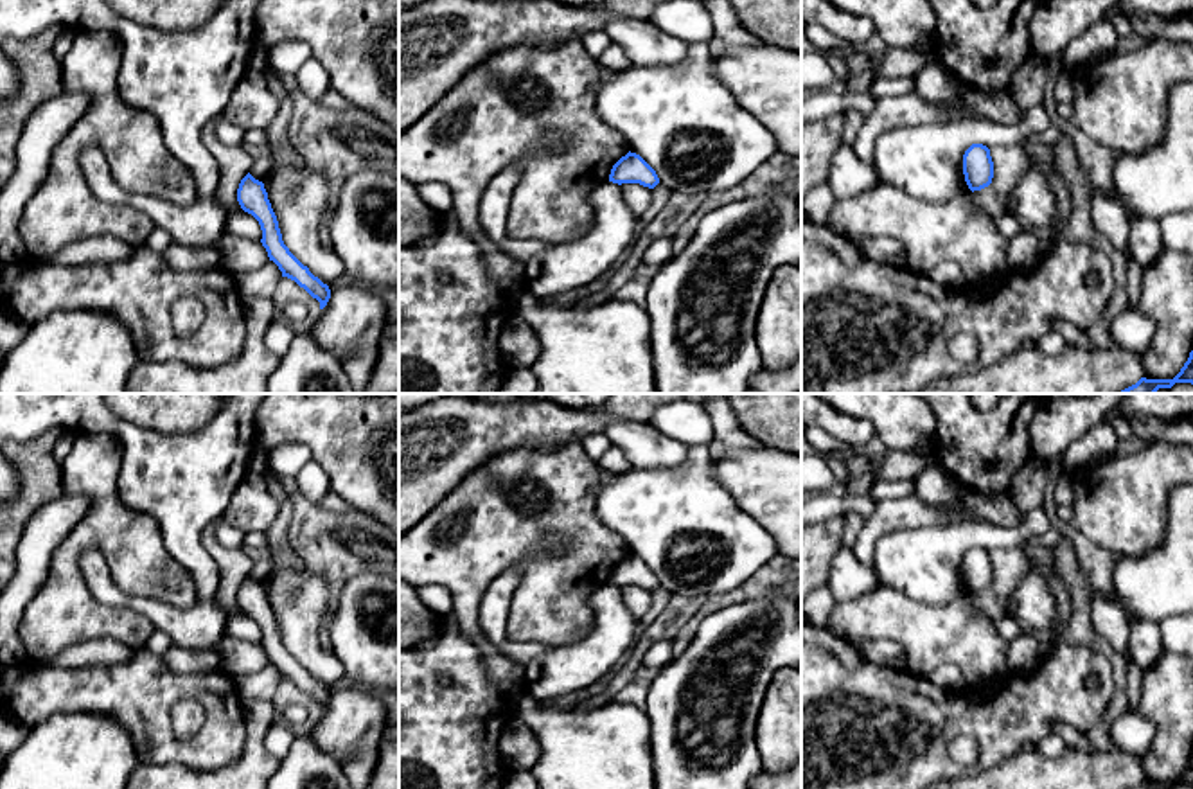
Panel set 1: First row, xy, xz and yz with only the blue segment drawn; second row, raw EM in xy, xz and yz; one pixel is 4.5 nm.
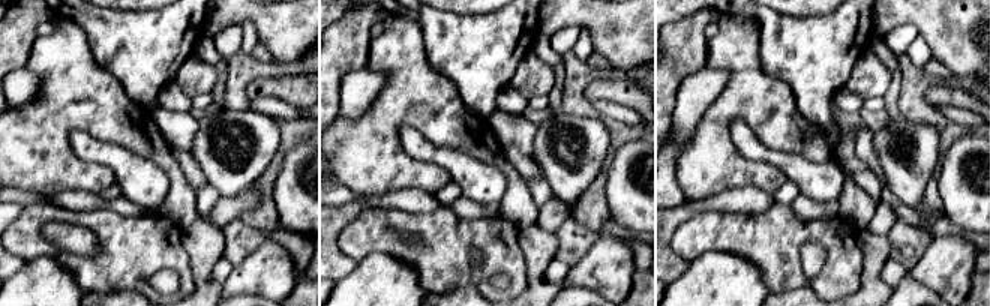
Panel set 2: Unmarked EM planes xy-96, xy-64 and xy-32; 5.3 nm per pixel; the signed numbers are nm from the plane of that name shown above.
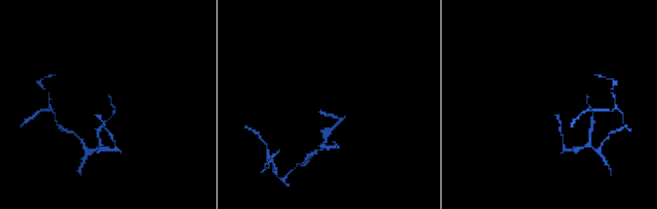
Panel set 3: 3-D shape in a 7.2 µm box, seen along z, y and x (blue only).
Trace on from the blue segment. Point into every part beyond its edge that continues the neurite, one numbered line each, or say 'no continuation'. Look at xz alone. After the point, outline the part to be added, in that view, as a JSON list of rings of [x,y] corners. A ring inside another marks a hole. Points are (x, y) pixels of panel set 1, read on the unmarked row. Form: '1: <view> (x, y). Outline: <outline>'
no continuation

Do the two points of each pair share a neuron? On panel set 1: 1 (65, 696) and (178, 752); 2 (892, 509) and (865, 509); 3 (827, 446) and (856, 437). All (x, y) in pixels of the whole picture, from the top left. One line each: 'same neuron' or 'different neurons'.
1: same neuron
2: different neurons
3: different neurons

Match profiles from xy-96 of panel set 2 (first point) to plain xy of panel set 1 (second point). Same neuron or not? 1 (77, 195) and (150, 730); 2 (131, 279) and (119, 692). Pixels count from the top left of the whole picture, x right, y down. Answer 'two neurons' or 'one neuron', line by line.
1: two neurons
2: one neuron

